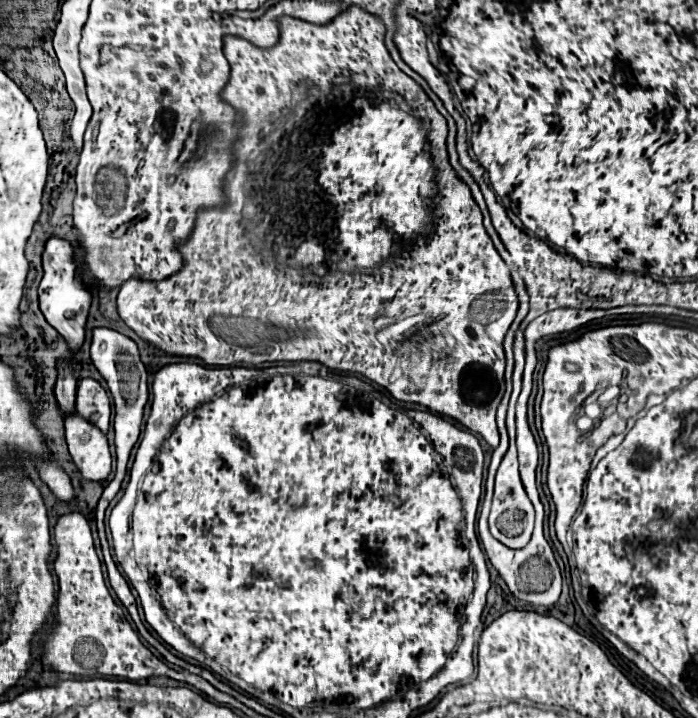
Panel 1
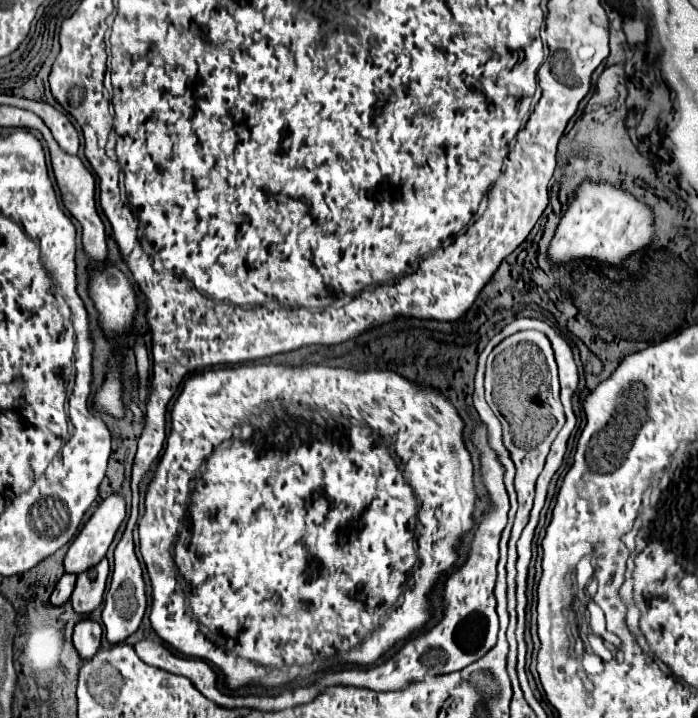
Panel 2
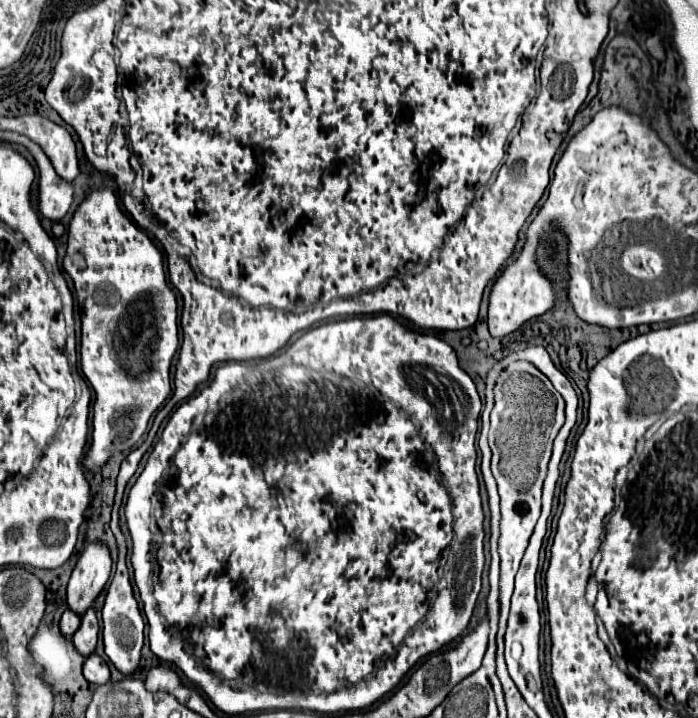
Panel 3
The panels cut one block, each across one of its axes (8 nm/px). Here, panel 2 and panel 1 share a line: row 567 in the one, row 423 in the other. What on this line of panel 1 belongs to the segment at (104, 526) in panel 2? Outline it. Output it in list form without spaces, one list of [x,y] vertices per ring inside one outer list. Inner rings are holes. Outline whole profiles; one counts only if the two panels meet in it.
[[[76,412],[64,416],[66,442],[72,462],[86,480],[106,480],[112,466],[112,454],[106,434]]]

